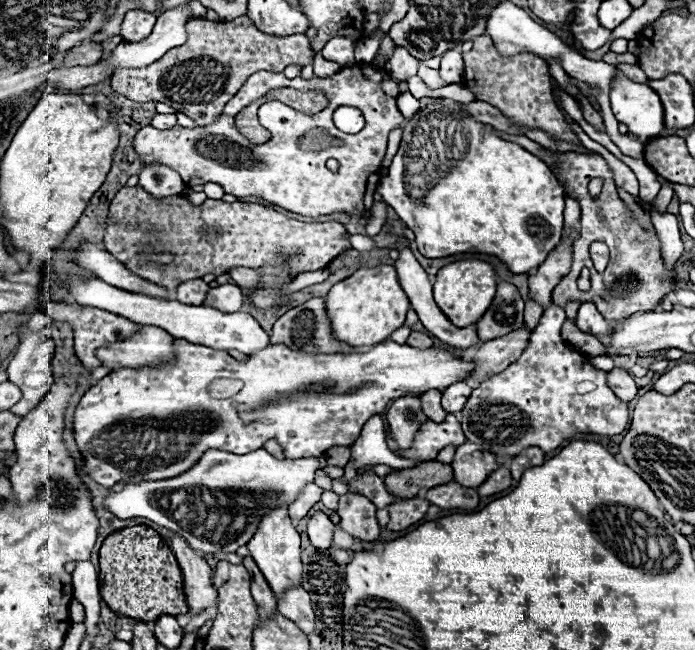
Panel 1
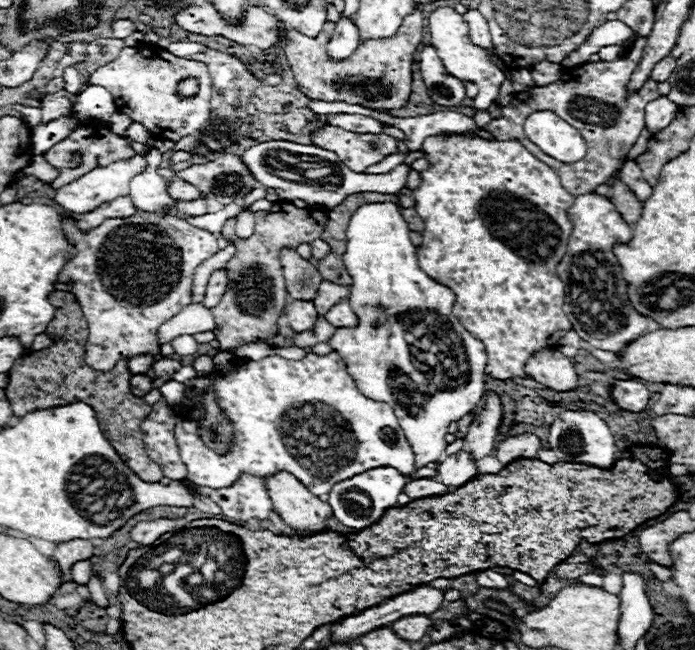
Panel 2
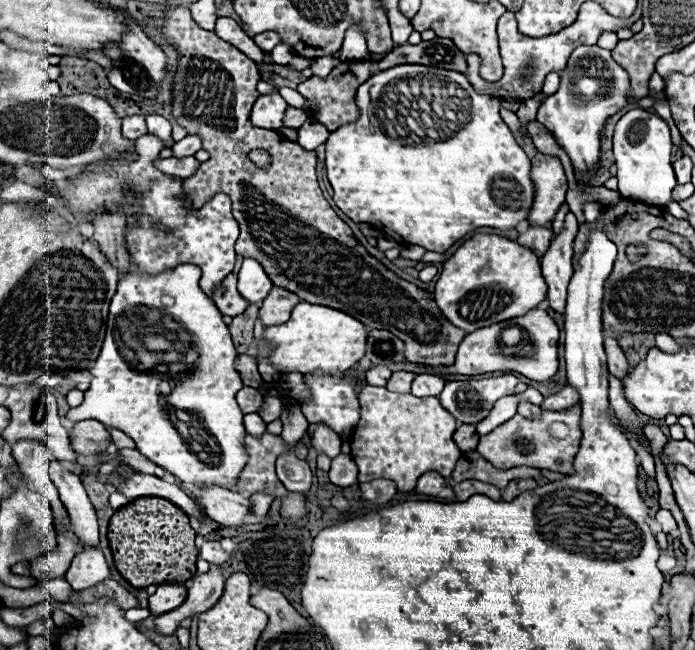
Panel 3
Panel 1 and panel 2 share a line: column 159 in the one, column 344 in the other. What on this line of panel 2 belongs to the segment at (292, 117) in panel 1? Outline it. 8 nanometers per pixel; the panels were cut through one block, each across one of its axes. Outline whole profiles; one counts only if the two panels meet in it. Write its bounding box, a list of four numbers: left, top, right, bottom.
[314,126,398,172]

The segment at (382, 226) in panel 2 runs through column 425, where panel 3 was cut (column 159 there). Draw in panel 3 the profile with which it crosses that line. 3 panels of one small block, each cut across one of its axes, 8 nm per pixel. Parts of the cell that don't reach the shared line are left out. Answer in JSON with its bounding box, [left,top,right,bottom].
[66,264,248,490]

